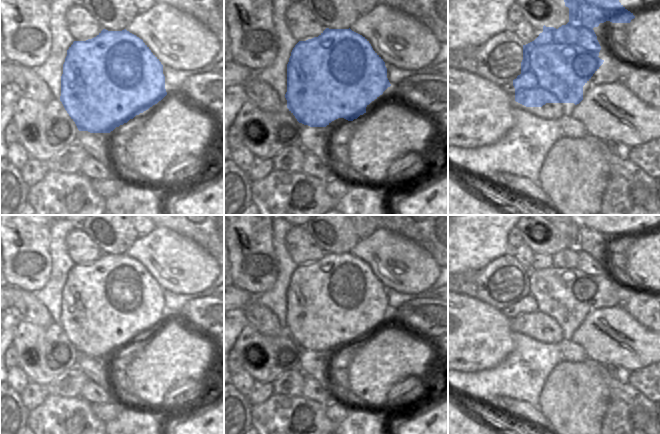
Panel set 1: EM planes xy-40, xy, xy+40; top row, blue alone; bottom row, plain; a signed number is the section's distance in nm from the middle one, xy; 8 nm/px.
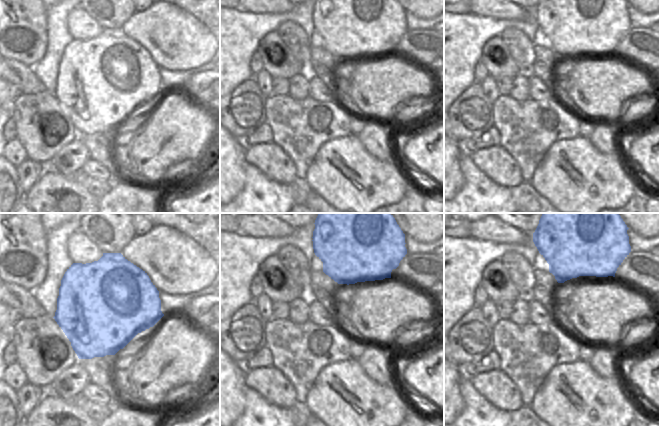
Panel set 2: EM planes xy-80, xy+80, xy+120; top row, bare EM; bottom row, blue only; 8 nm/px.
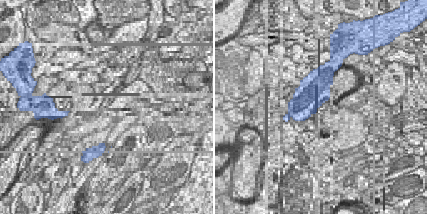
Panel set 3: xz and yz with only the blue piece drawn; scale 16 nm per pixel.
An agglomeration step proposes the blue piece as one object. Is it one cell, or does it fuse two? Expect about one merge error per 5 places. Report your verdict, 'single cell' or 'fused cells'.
single cell

